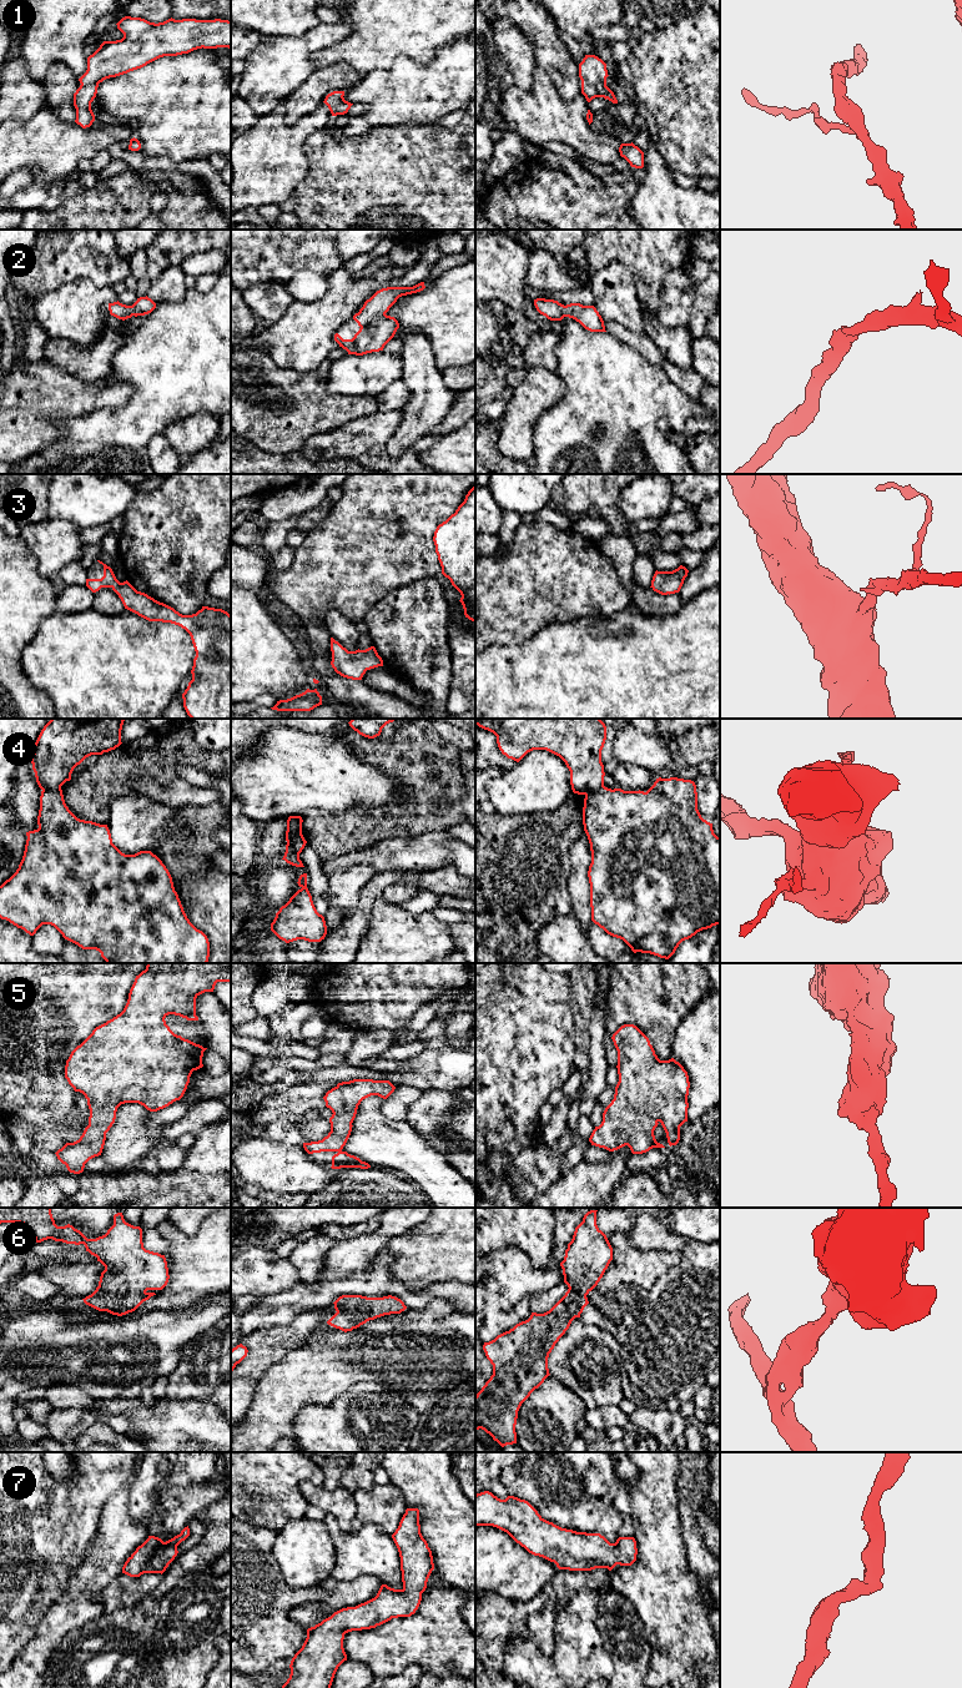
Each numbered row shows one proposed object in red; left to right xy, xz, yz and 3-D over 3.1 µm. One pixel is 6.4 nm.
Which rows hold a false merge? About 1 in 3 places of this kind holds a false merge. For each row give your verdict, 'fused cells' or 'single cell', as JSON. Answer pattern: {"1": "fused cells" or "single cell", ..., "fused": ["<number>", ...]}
{"1": "single cell", "2": "single cell", "3": "single cell", "4": "fused cells", "5": "single cell", "6": "single cell", "7": "single cell", "fused": ["4"]}

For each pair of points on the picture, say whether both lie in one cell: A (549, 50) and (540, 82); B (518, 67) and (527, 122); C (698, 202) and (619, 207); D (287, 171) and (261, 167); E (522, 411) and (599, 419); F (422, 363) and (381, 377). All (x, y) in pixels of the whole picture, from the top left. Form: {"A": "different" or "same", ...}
{"A": "different", "B": "different", "C": "different", "D": "same", "E": "different", "F": "different"}

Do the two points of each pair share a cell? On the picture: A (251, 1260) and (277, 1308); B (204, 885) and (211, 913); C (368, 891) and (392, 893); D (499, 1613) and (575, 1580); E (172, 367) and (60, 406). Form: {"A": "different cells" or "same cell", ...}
{"A": "different cells", "B": "same cell", "C": "same cell", "D": "same cell", "E": "different cells"}

